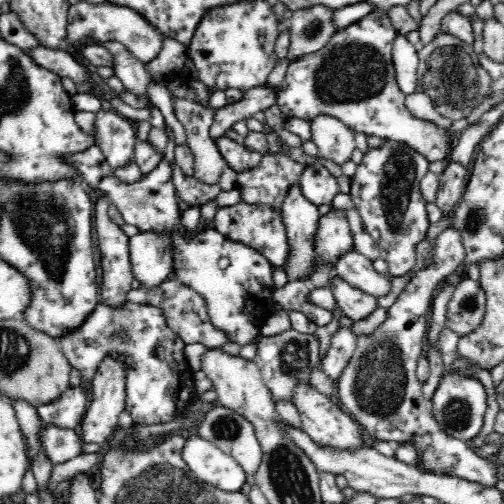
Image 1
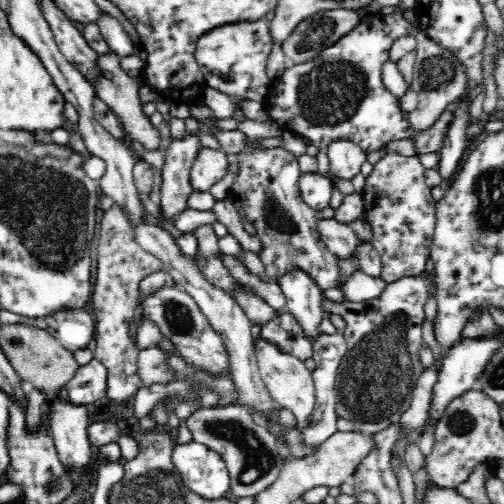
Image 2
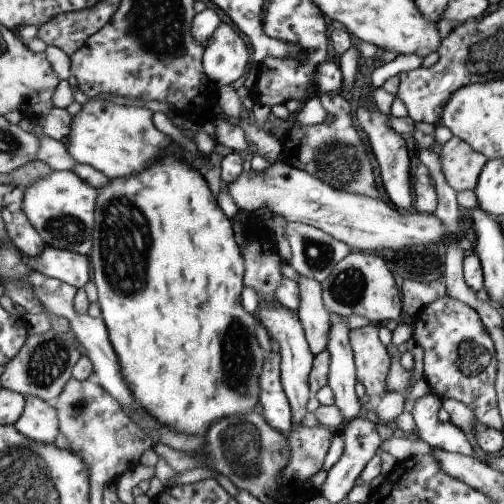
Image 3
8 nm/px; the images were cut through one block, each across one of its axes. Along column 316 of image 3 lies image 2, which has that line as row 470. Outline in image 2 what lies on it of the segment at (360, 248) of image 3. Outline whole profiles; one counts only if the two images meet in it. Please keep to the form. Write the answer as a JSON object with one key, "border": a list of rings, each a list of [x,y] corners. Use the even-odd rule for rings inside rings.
{"border":[[[192,442],[186,446],[176,446],[172,452],[172,462],[184,488],[192,490],[192,494],[198,498],[226,498],[230,474],[226,470],[224,458],[218,452]]]}

